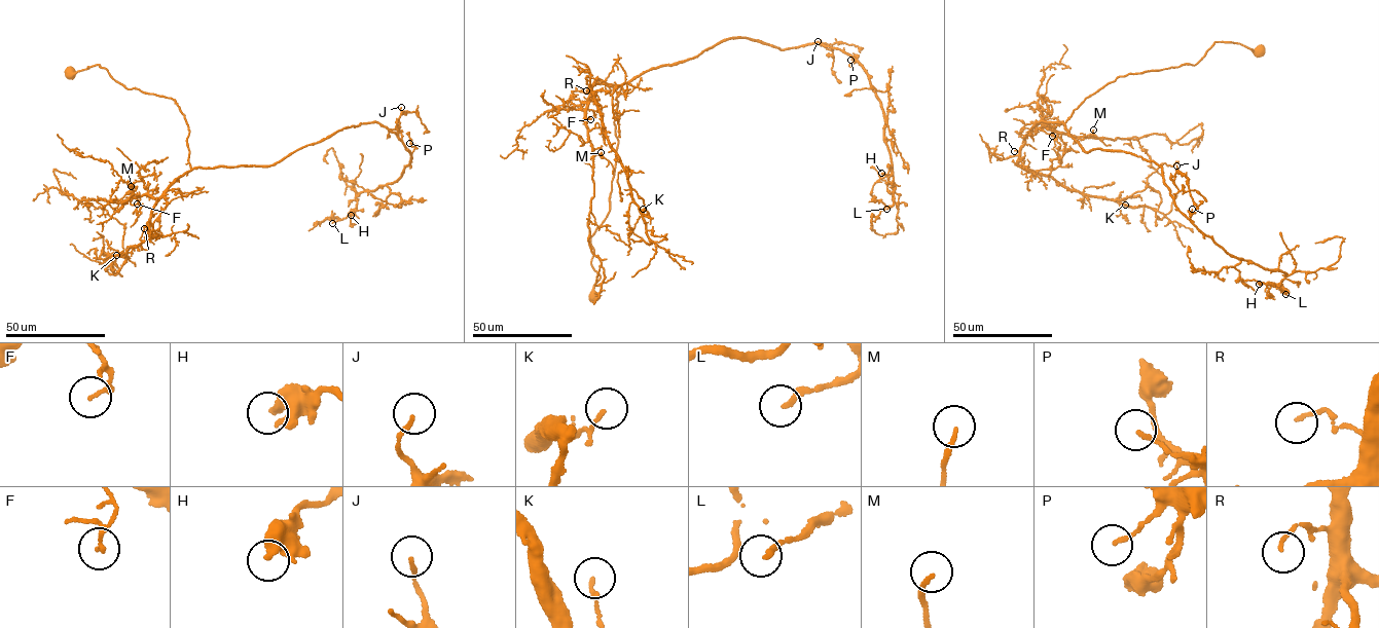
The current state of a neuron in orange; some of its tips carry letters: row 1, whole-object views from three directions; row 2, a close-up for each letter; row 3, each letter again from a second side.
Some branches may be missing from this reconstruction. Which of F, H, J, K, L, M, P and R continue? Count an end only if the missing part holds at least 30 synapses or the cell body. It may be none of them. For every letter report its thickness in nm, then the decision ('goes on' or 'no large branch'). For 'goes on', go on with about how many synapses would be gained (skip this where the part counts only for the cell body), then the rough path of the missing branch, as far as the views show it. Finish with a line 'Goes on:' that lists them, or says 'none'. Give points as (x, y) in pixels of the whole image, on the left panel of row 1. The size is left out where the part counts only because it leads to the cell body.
F: 150 nm | no large branch
H: 360 nm | no large branch
J: 120 nm | no large branch
K: 90 nm | no large branch
L: 200 nm | no large branch
M: 150 nm | no large branch
P: 130 nm | no large branch
R: 120 nm | no large branch
Goes on: none

